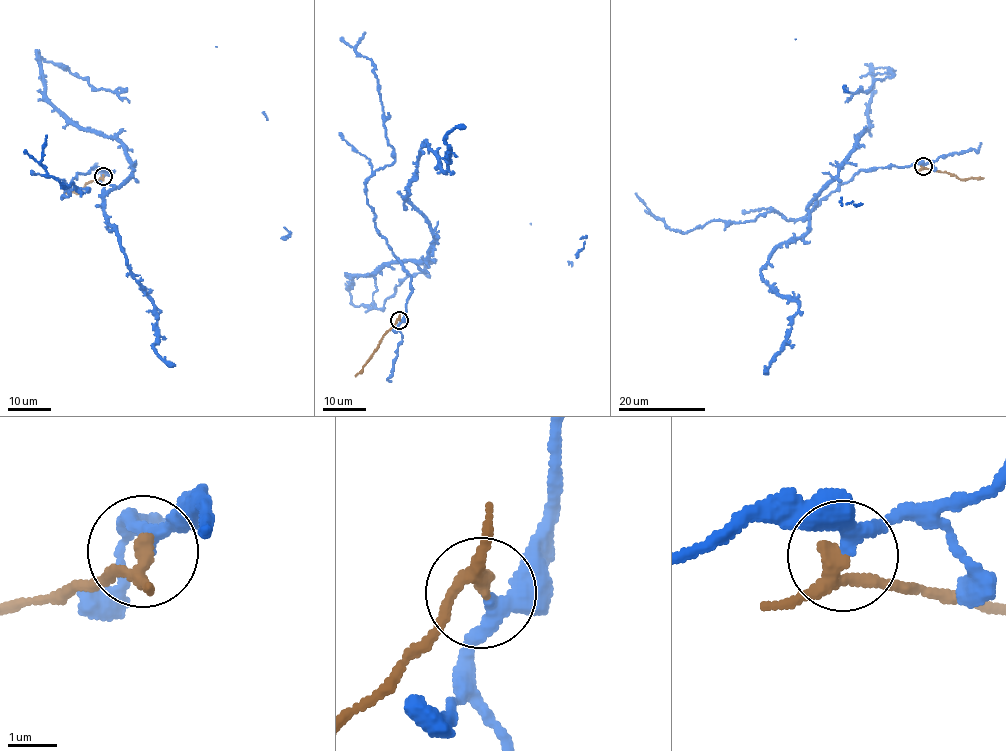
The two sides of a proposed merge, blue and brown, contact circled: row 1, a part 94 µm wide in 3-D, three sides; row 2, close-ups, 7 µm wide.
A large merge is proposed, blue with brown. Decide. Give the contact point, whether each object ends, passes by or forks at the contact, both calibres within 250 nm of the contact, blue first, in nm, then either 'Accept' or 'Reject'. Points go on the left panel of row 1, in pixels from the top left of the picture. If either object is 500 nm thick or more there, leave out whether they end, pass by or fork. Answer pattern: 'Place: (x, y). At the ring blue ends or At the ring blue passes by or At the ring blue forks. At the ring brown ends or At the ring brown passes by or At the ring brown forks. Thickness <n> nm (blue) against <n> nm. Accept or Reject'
Place: (103, 176). At the ring blue passes by. At the ring brown passes by. Thickness 260 nm (blue) against 260 nm. Reject

